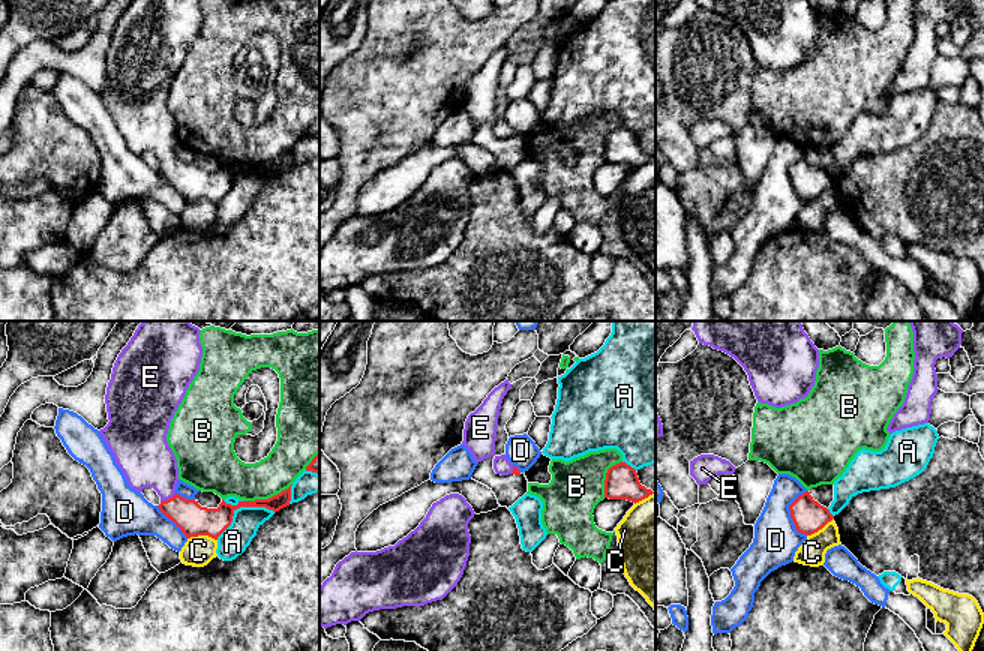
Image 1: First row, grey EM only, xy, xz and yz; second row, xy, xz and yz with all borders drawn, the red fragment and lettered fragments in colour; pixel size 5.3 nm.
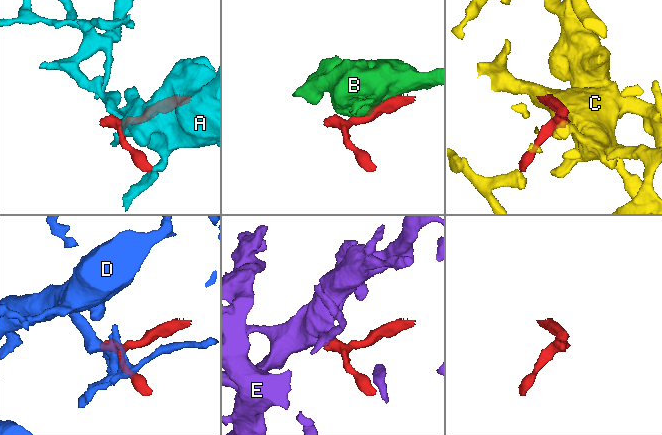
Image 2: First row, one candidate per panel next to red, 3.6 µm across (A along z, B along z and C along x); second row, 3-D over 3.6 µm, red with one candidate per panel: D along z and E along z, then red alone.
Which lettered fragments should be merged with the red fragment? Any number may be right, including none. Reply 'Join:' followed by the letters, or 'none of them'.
Join: E

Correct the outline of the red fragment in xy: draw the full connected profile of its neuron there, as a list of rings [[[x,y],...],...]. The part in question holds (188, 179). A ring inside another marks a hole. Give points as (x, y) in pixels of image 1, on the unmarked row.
[[[132,0],[114,27],[105,58],[110,86],[99,96],[132,153],[142,156],[144,152],[153,152],[160,160],[159,174],[188,202],[208,200],[218,204],[240,171],[266,171],[276,177],[290,170],[291,150],[268,164],[238,165],[237,170],[222,164],[218,172],[201,171],[198,165],[186,164],[176,156],[178,132],[166,98],[174,76],[200,34],[201,21],[200,0]]]

